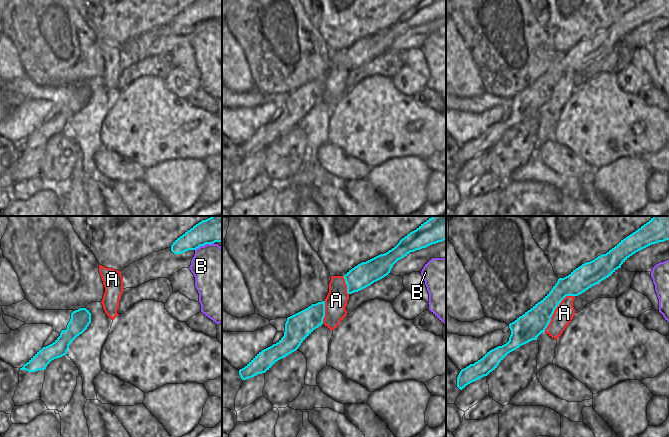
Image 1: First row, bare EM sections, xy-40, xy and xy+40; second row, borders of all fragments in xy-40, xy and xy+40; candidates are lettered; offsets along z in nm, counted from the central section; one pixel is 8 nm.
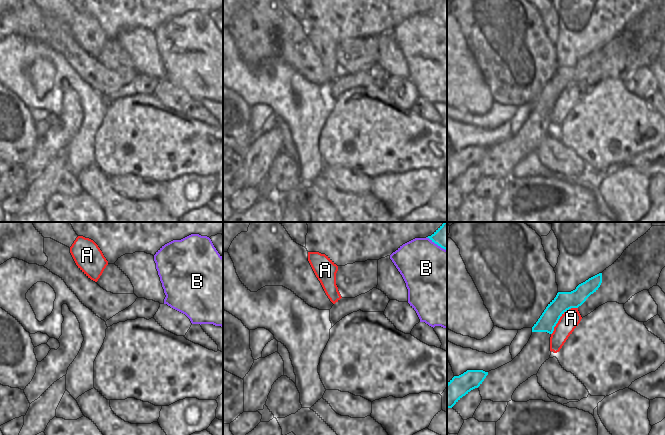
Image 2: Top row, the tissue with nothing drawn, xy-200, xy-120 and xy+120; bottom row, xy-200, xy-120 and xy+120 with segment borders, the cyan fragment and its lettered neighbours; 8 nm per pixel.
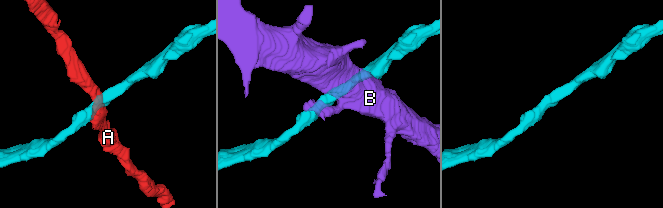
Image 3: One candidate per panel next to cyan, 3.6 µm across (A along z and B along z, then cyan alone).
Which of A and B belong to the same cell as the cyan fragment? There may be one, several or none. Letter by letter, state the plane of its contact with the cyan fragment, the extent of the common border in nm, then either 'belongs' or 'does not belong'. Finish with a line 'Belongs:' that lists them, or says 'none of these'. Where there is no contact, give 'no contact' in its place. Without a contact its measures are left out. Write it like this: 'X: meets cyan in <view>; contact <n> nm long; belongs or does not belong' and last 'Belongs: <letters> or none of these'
A: meets cyan in xy+40; contact 380 nm long; does not belong
B: meets cyan in xy-40; contact 170 nm long; does not belong
Belongs: none of these

